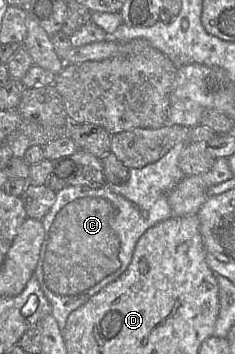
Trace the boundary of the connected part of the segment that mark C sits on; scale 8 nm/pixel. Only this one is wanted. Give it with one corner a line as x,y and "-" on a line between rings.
178,143
158,161
143,168
129,169
128,179
123,184
106,182
98,188
68,186
56,192
55,203
41,219
45,237
34,274
51,304
51,315
62,331
70,313
84,305
92,296
127,270
132,261
135,246
146,230
172,217
167,196
186,177
178,164
186,145
187,143

